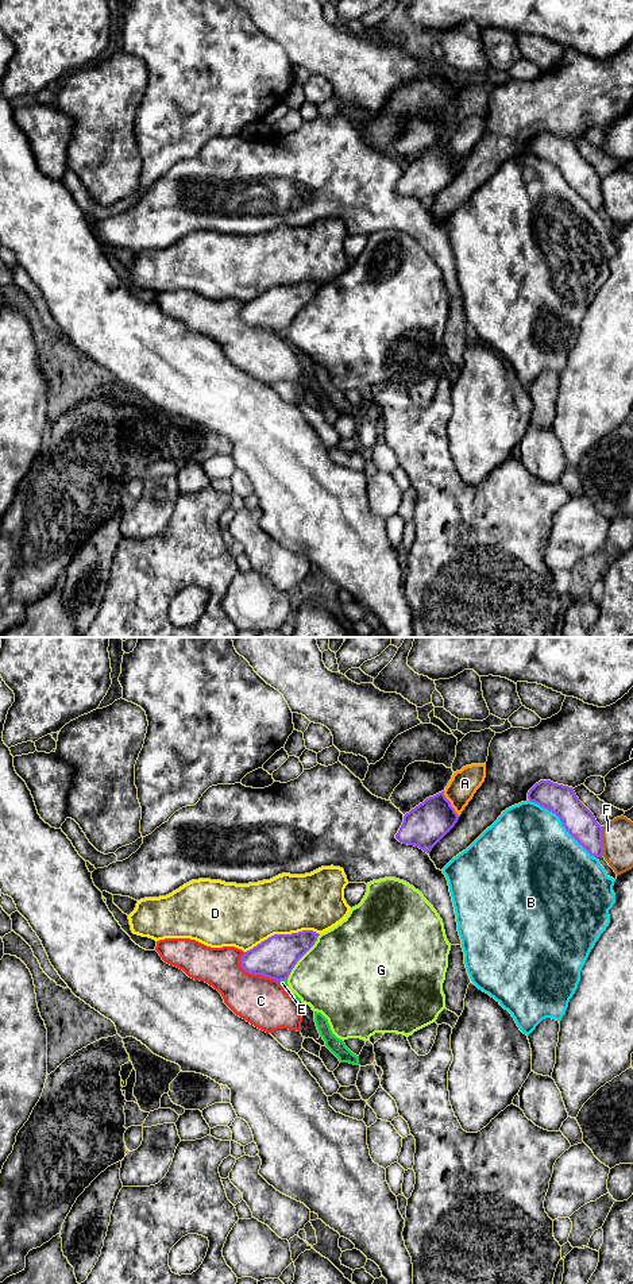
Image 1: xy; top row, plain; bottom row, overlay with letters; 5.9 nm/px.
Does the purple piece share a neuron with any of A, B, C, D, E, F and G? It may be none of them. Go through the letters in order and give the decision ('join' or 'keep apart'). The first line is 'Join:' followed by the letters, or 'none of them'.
Join: none of them
A: keep apart
B: keep apart
C: keep apart
D: keep apart
E: keep apart
F: keep apart
G: keep apart

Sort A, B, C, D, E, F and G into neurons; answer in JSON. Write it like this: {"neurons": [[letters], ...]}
{"neurons": [["A"], ["B"], ["C"], ["D"], ["E"], ["F"], ["G"]]}

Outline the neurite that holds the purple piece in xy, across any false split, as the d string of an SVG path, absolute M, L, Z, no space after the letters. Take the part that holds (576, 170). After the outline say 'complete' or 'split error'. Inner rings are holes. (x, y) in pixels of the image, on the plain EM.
M540 132L528 144L528 151L555 165L566 182L594 209L603 208L602 178L579 153L572 139Z | complete

